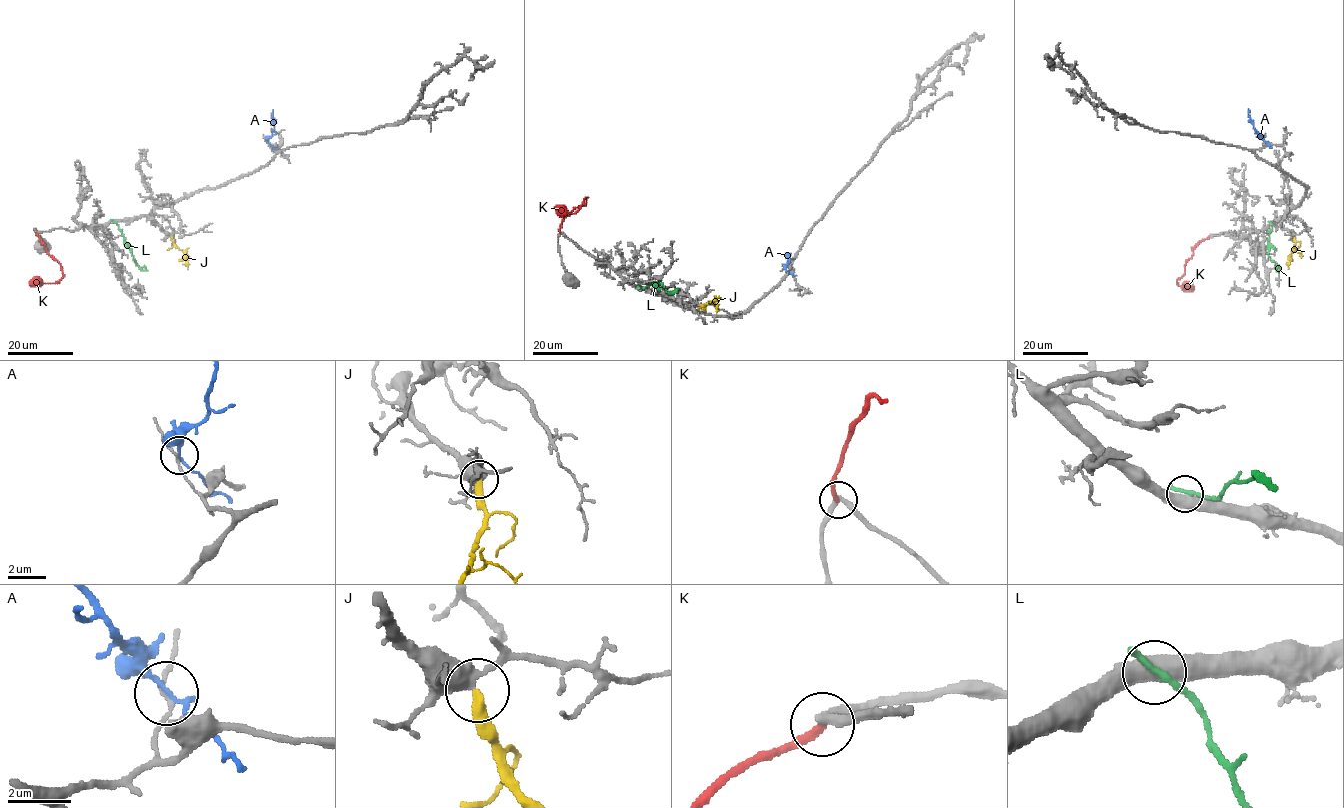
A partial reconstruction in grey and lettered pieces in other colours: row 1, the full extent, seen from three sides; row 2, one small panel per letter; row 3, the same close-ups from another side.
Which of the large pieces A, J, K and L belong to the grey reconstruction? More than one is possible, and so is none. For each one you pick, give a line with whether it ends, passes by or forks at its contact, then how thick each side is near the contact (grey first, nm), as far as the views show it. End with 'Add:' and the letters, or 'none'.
J: it ends; calibres 440 and 380 nm
Add: J

